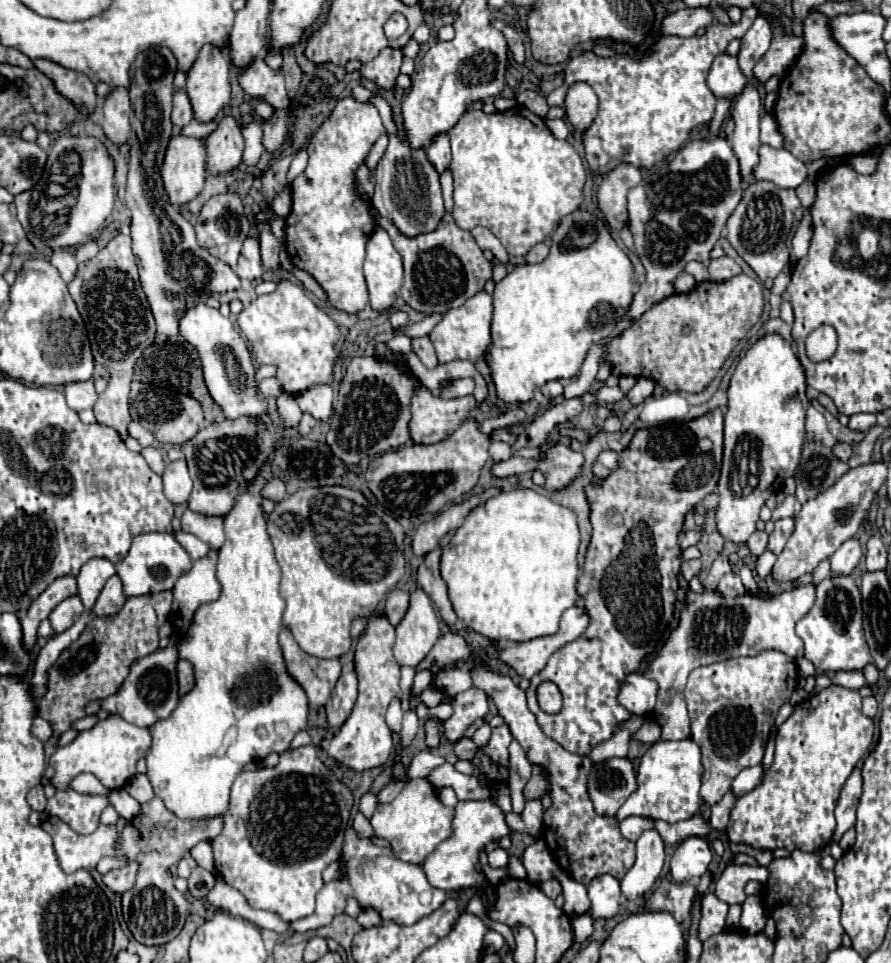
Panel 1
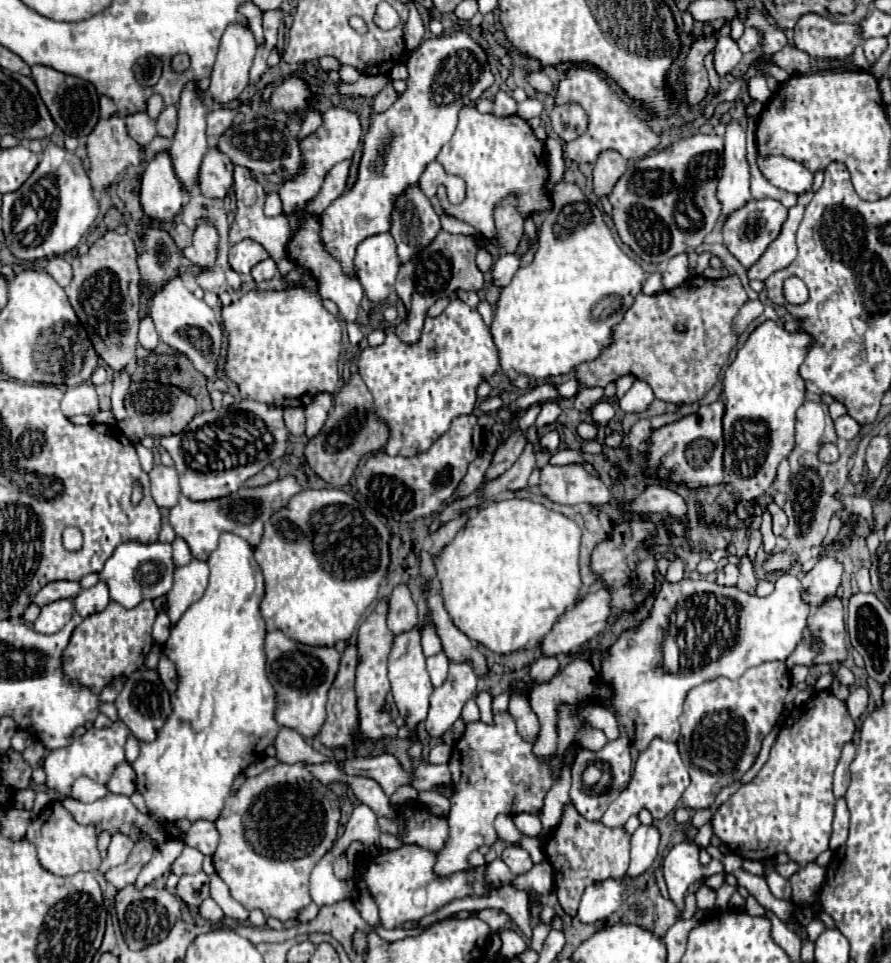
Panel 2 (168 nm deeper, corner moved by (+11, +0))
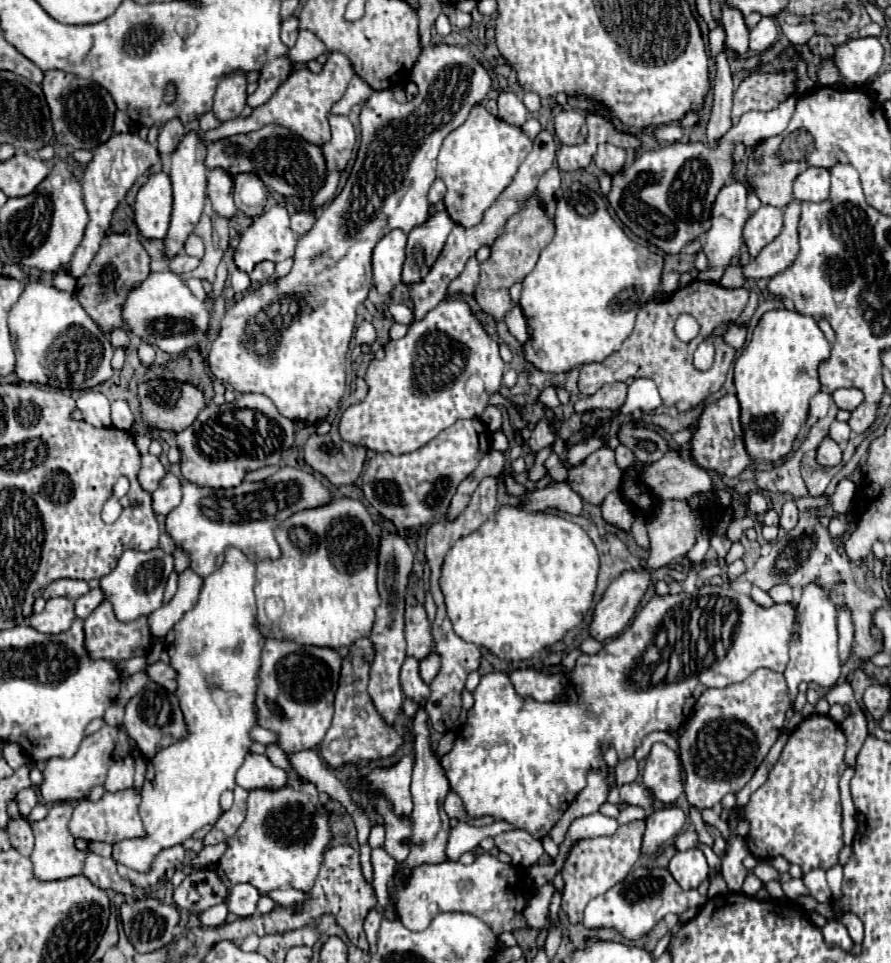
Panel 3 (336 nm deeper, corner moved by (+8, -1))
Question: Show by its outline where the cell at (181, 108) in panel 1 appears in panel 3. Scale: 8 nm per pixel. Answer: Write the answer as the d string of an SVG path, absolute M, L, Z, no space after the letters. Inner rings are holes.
M179 119L167 121L167 123L161 127L161 131L159 131L157 149L159 149L161 153L173 153L183 135L185 135L185 127L183 127L183 123L181 123Z

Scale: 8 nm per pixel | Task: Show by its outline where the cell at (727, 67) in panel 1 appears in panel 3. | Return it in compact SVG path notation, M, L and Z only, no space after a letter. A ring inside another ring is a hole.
M723 3L723 19L721 19L721 27L725 29L725 49L737 55L745 55L747 53L747 45L749 45L749 29L745 27L743 15L737 9L731 9Z

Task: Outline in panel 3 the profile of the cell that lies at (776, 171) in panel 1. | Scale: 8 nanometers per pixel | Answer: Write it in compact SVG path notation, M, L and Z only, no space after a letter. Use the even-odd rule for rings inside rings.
M807 167L795 177L793 195L799 201L825 201L829 197L829 169Z

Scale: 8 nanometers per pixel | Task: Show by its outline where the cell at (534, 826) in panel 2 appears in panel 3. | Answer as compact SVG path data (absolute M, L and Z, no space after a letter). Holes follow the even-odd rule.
M459 821L457 827L453 827L449 833L449 839L445 845L445 855L447 855L447 859L457 861L465 851L473 851L481 839L495 837L495 835L499 835L503 831L511 831L511 829L515 829L515 827L507 821L497 821L489 827L475 827L465 821Z

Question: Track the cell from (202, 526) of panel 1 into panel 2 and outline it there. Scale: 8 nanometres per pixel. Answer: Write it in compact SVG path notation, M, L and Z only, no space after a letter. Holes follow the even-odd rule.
M294 476L278 478L270 484L258 486L258 488L240 488L240 492L232 496L224 496L220 500L188 500L186 496L180 496L180 502L170 510L170 526L174 528L176 536L184 538L190 546L190 552L196 560L208 560L210 552L216 550L218 538L222 532L232 532L248 544L256 546L262 540L264 534L264 522L272 516L272 512L278 512L288 504L292 496L296 496L302 490L300 482Z

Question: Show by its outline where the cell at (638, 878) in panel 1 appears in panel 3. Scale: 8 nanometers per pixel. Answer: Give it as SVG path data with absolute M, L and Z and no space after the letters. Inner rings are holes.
M675 805L663 807L663 809L653 811L645 819L645 823L647 823L647 829L645 829L645 835L643 835L641 853L643 855L651 855L665 841L675 837L683 829L683 825L685 825L685 813L679 807L675 807Z

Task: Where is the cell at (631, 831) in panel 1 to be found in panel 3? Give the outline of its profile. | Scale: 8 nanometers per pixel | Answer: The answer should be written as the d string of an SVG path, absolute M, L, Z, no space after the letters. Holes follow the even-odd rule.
M625 807L625 809L621 809L617 821L627 823L627 821L635 821L635 819L645 819L645 817L647 815L645 815L645 811L641 807Z

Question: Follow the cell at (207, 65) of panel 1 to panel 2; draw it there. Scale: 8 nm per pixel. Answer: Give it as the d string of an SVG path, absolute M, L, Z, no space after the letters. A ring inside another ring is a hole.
M190 84L184 88L182 96L180 96L180 104L178 104L178 130L176 136L172 140L172 146L168 150L170 158L172 158L172 166L176 172L176 178L180 180L182 188L186 192L190 192L196 184L198 184L198 172L200 172L200 164L204 154L208 152L208 140L206 140L206 106L202 102L202 98L198 96L196 88Z

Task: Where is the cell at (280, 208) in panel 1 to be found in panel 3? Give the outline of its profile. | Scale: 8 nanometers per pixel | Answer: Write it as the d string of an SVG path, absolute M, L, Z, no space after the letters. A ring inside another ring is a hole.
M275 205L269 211L265 211L261 217L253 219L253 223L241 235L241 241L235 249L235 265L241 271L251 273L253 267L261 261L279 263L287 257L293 257L295 255L295 245L297 245L297 239L295 239L295 233L289 229L289 213L283 205Z

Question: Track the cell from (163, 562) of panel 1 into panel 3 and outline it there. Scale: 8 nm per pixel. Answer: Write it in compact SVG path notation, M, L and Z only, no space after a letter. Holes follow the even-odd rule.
M127 549L121 553L117 567L101 579L101 589L105 593L105 599L111 601L119 621L133 621L135 617L149 615L161 607L163 589L171 573L173 573L173 555L161 549L151 549L147 553Z

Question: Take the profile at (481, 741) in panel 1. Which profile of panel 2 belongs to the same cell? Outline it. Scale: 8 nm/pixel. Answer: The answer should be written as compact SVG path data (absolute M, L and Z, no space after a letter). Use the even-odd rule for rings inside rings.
M468 700L468 702L464 704L462 718L464 718L464 722L466 722L466 724L468 724L468 722L474 722L474 720L478 720L478 718L480 718L480 714L478 714L478 706L476 706L476 702L474 702L474 700Z

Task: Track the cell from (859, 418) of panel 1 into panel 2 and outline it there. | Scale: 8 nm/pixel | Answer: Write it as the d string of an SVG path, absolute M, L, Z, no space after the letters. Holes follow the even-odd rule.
M840 416L834 424L836 424L838 438L844 438L844 440L852 440L860 430L858 422L854 418L850 418L850 416Z

